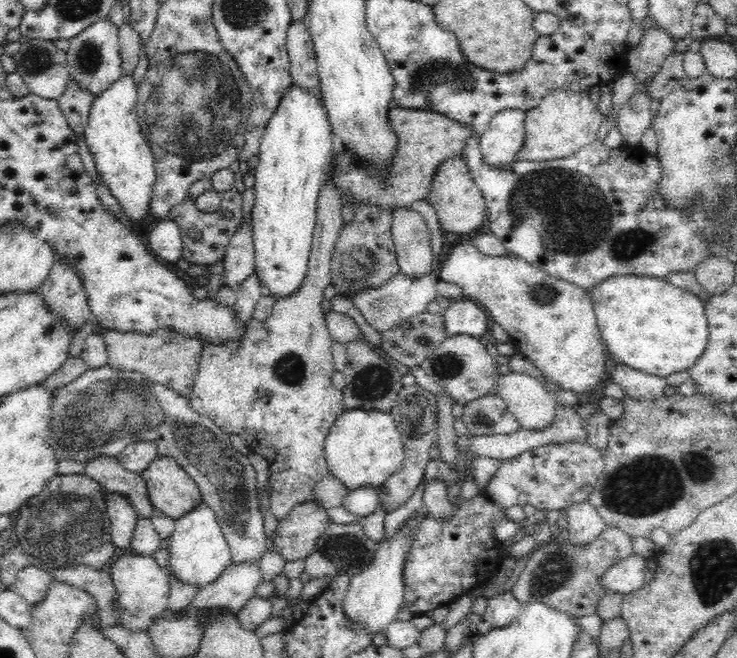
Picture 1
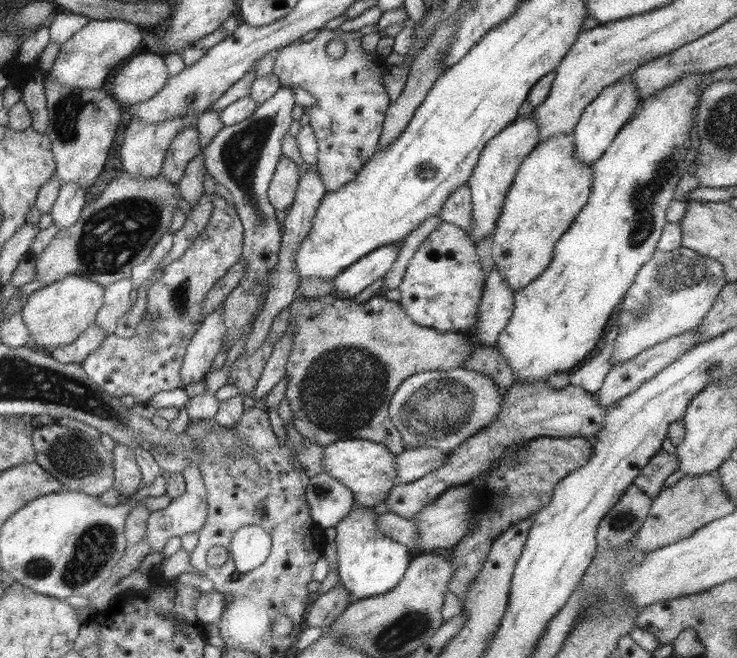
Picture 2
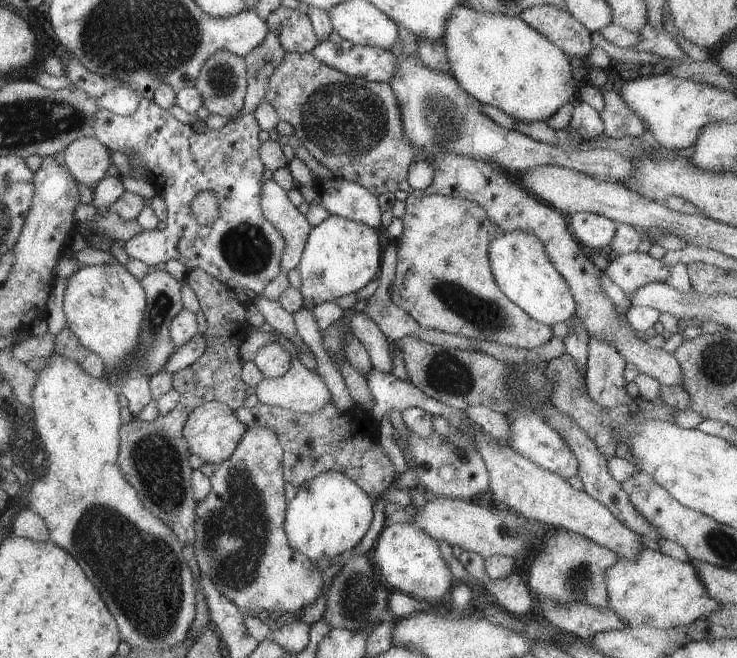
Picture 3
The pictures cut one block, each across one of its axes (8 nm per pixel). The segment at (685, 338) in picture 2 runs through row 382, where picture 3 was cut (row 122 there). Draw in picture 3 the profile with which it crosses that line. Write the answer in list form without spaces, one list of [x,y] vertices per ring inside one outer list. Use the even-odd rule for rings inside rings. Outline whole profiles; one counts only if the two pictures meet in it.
[[[601,89],[604,102],[598,117],[603,123],[603,134],[612,139],[625,137],[637,137],[645,131],[644,124],[635,116],[624,100],[621,100],[617,91]]]

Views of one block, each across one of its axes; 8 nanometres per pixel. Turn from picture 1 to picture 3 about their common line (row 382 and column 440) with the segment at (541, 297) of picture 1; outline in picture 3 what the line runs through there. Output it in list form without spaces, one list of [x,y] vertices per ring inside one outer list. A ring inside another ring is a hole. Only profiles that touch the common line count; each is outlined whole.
[[[395,523],[383,527],[374,542],[373,560],[381,582],[390,591],[411,596],[417,601],[439,603],[451,586],[453,576],[441,559],[437,541],[411,526],[411,523]]]

